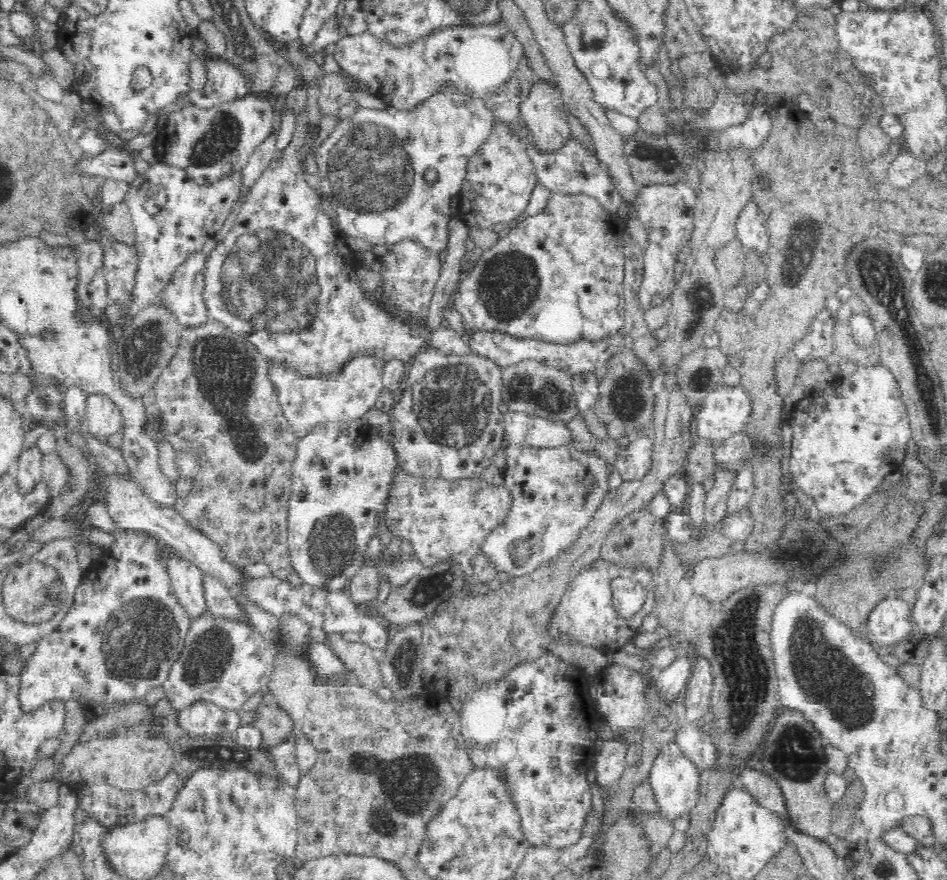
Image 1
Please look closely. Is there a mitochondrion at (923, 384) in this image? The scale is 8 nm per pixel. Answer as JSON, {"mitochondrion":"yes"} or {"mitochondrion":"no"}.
{"mitochondrion":"yes"}

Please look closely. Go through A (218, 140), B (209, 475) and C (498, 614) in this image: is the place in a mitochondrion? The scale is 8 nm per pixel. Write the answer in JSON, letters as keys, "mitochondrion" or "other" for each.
{"A":"mitochondrion","B":"other","C":"other"}

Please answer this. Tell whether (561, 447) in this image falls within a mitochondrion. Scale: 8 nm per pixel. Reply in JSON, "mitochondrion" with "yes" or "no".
{"mitochondrion":"no"}

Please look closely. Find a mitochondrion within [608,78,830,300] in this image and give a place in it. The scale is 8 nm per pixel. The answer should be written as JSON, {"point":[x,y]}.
{"point":[796,265]}

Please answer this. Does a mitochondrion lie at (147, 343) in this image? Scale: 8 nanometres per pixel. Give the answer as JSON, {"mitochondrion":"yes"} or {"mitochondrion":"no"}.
{"mitochondrion":"yes"}

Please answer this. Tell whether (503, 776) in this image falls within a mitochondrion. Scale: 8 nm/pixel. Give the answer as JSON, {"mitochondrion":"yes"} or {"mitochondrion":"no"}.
{"mitochondrion":"no"}

